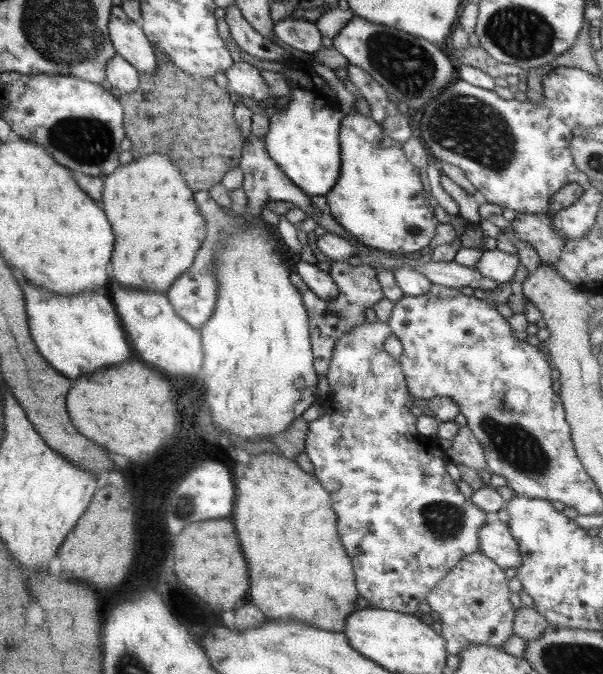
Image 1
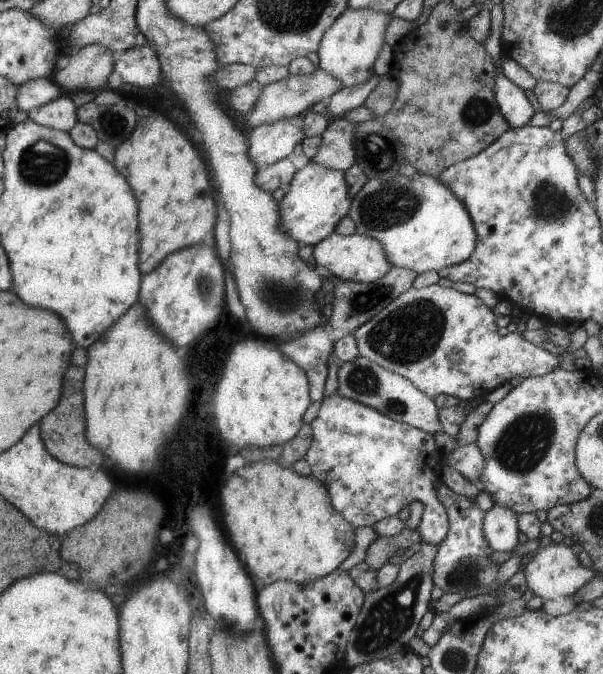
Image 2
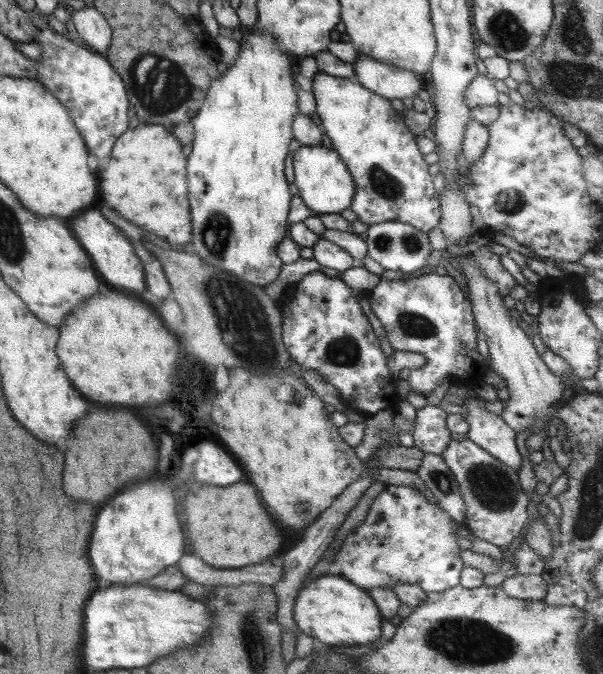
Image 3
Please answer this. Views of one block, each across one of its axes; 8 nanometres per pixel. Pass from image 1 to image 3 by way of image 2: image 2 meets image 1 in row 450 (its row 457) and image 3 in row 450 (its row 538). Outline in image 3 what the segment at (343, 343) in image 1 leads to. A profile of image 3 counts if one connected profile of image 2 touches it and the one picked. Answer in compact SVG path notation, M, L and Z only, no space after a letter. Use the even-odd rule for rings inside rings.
M423 406L415 411L414 429L411 433L413 446L423 453L439 455L451 441L446 428L448 414L439 406Z

